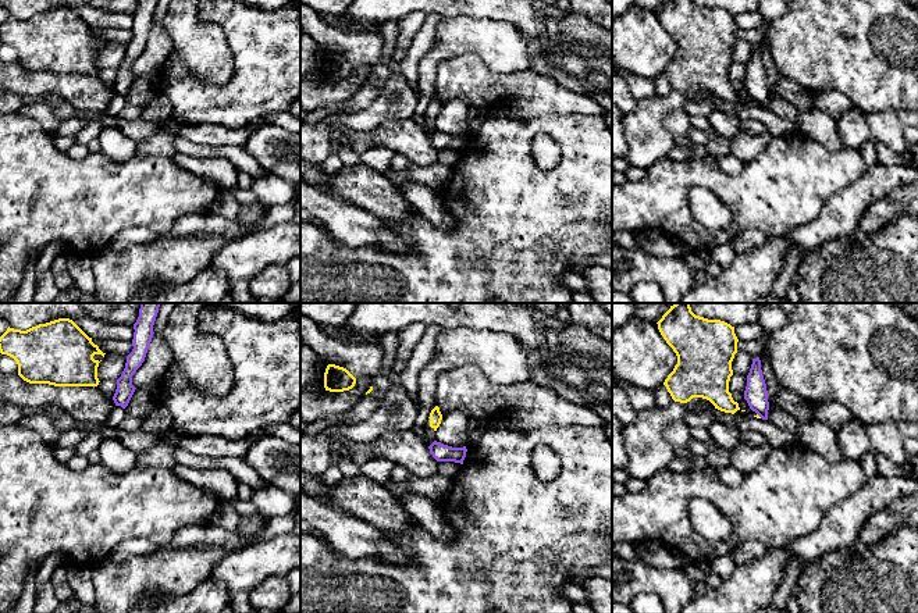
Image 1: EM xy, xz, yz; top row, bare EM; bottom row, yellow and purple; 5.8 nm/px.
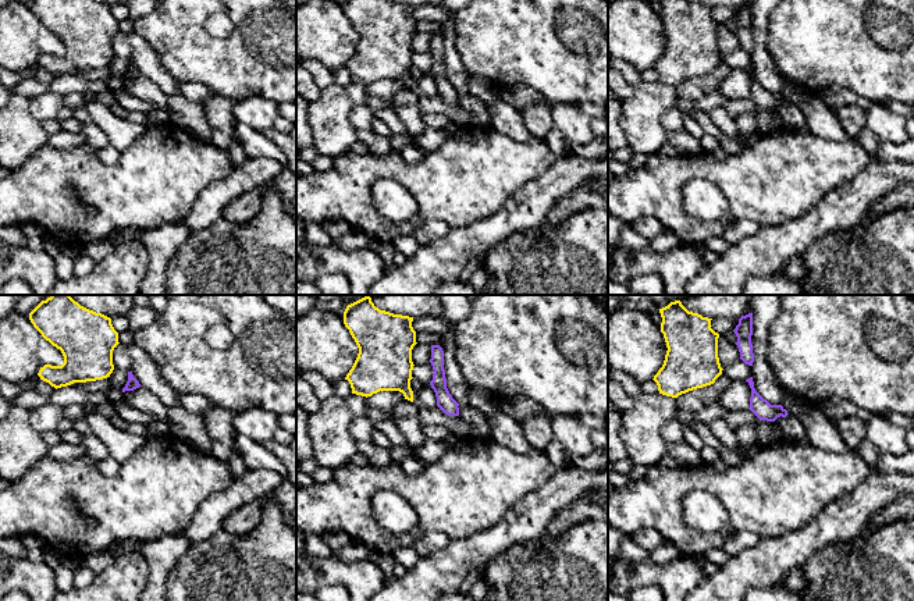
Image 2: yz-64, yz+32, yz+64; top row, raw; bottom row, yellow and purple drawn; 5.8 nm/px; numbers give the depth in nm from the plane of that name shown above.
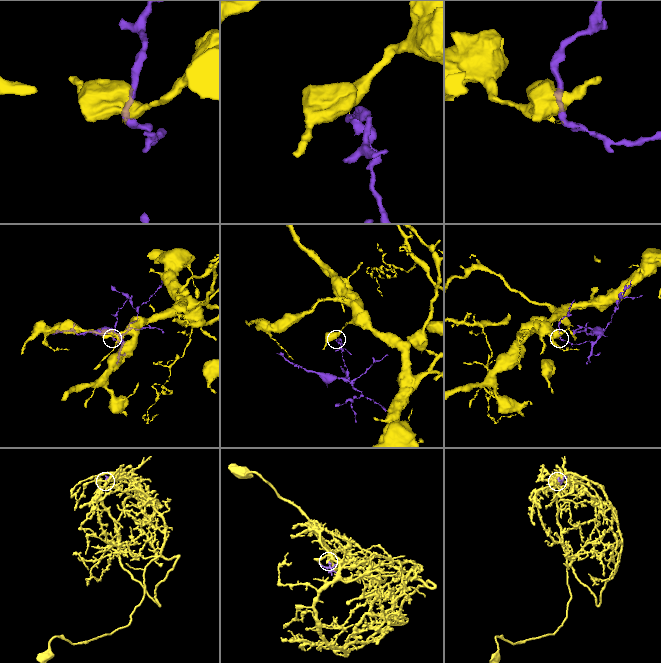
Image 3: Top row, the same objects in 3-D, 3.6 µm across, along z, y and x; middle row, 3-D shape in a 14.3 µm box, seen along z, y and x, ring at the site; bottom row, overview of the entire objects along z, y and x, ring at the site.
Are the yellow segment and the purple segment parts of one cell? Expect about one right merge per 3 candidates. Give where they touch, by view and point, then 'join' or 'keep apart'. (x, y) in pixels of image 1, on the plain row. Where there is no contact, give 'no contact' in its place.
yz (758, 104) | keep apart

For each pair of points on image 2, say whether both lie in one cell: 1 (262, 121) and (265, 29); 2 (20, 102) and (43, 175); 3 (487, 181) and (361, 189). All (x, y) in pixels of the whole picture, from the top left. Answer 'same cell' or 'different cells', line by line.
1: different cells
2: different cells
3: same cell

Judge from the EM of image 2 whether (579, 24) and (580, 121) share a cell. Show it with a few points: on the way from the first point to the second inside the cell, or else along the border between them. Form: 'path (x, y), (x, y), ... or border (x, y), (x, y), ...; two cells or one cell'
border (557, 102), (578, 103); two cells

